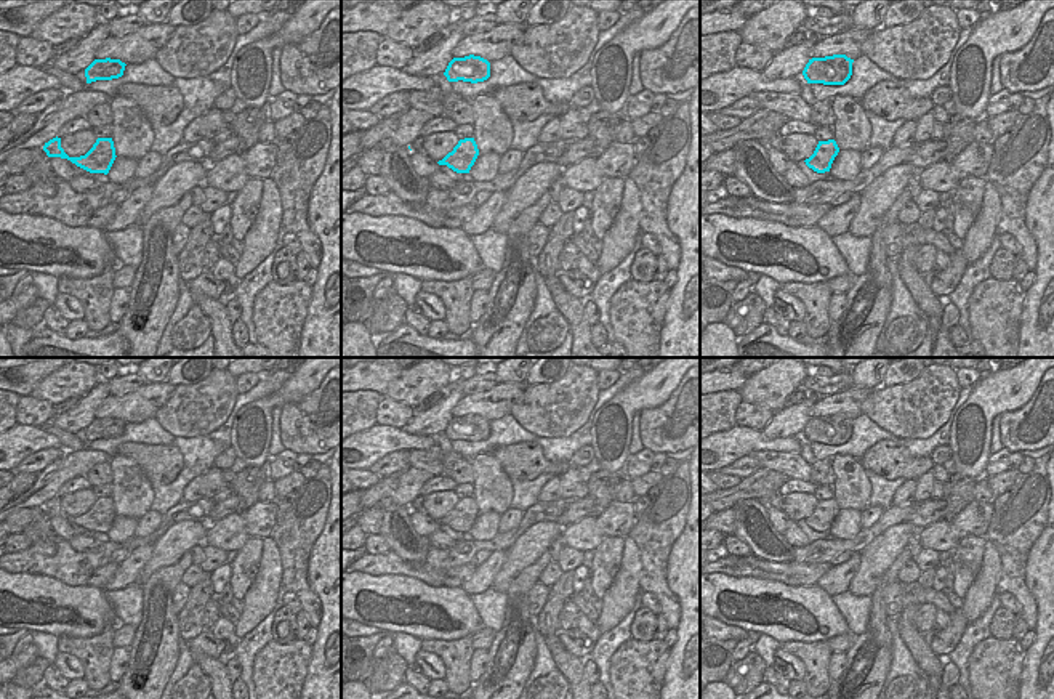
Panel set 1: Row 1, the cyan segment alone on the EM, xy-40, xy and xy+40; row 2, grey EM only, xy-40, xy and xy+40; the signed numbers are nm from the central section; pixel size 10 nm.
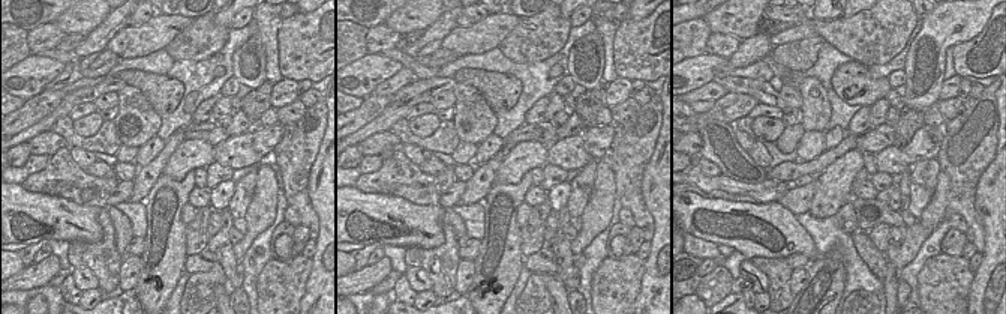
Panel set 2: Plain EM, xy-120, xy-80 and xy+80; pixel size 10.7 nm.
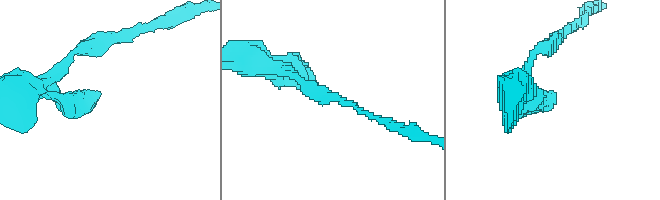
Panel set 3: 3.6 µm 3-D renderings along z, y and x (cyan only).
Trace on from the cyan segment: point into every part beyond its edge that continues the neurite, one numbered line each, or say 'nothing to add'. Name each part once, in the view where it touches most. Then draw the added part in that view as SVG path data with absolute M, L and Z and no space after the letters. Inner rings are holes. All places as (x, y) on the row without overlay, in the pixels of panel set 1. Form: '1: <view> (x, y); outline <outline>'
nothing to add

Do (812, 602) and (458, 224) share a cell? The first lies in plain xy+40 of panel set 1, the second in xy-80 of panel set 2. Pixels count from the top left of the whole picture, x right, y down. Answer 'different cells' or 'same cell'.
different cells

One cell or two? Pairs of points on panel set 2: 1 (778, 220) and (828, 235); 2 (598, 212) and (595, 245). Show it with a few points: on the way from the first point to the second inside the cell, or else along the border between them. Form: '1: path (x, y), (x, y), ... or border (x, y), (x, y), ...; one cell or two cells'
1: border (793, 215), (811, 238), (819, 254); two cells
2: border (613, 205), (610, 223), (576, 257); two cells

